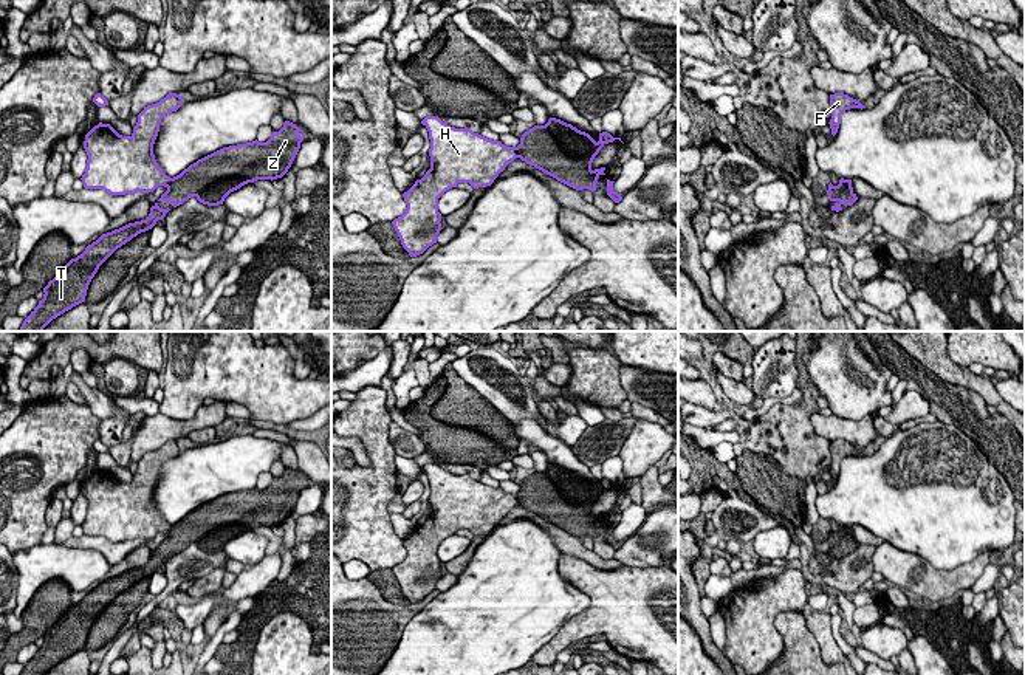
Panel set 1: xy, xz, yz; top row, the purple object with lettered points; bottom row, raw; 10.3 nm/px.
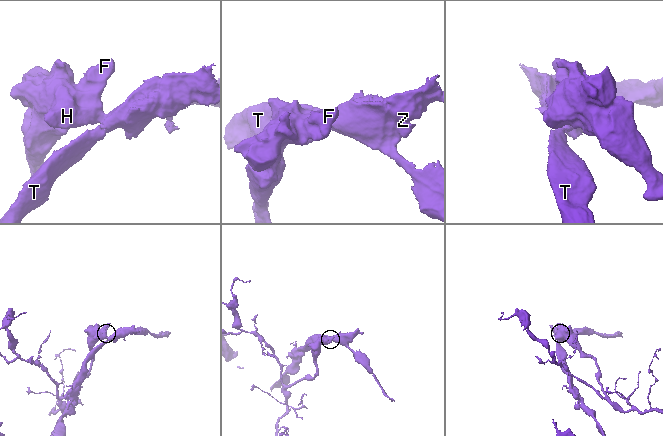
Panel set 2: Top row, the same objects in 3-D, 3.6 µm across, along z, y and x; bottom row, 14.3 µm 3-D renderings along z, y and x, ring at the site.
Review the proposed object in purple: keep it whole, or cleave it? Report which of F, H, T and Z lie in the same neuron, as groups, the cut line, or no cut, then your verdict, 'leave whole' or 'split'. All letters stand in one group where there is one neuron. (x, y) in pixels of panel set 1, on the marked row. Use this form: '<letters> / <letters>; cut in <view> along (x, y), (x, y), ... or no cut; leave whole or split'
F H / T Z; cut in xz along (516, 147), (517, 157); split

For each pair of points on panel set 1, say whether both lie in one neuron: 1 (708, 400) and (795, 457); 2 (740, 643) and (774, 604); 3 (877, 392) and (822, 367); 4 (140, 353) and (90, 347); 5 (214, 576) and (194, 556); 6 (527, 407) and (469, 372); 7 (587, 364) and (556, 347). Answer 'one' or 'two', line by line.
1: two
2: one
3: one
4: one
5: two
6: one
7: two

